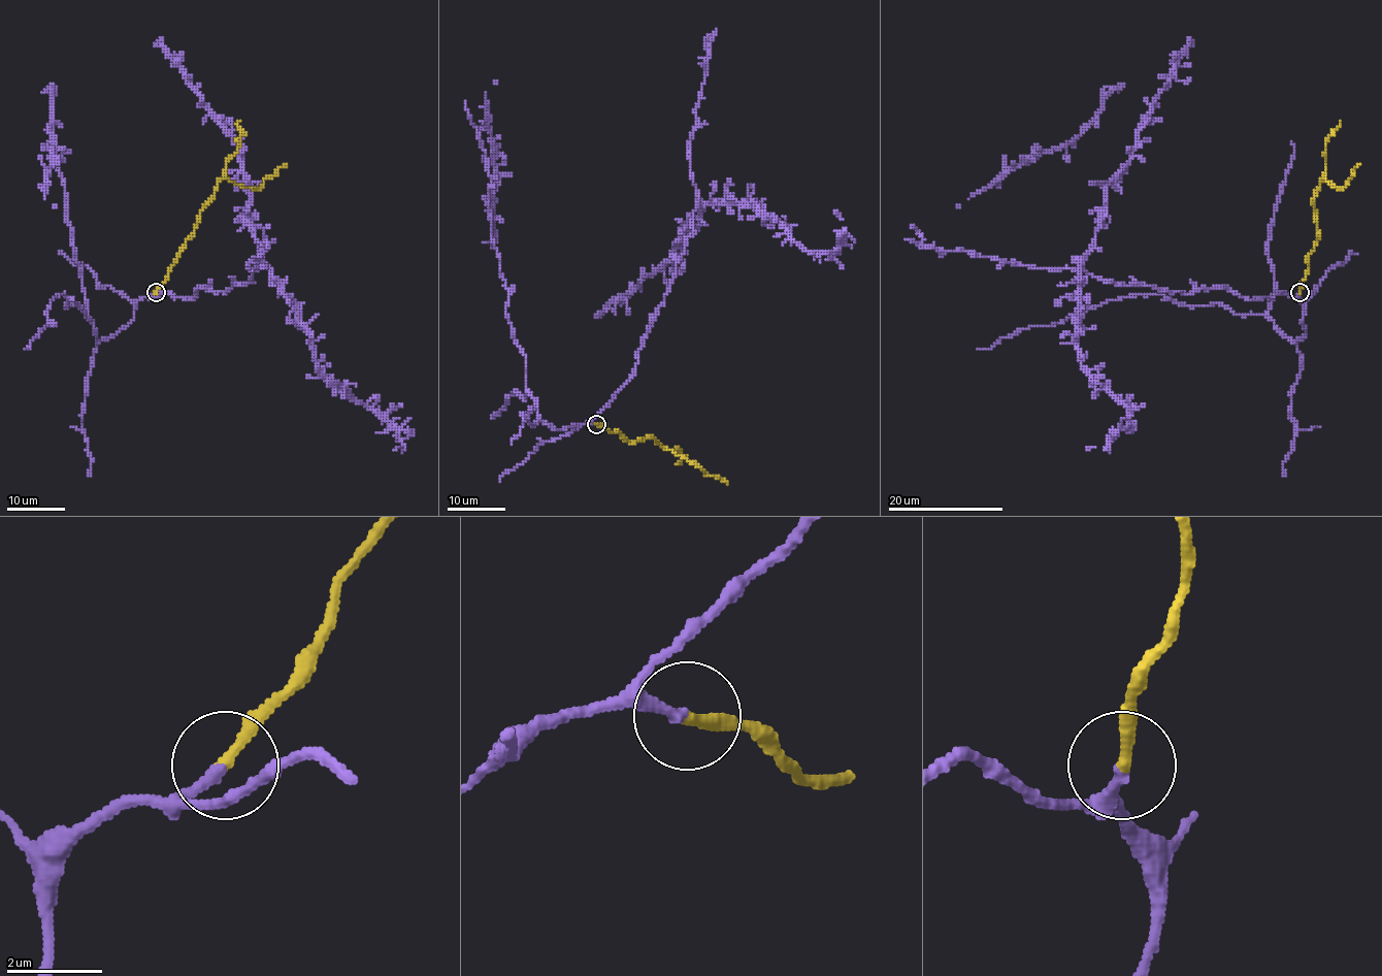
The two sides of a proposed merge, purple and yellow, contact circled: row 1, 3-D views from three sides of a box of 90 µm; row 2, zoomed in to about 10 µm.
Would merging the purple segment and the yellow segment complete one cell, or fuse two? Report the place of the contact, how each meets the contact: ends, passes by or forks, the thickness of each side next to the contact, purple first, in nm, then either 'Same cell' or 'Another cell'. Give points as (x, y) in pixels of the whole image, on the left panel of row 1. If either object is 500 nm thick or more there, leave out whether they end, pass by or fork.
Place: (156, 292). At the ring purple ends. At the ring yellow ends. Thickness 220 nm (purple) against 260 nm. Same cell

